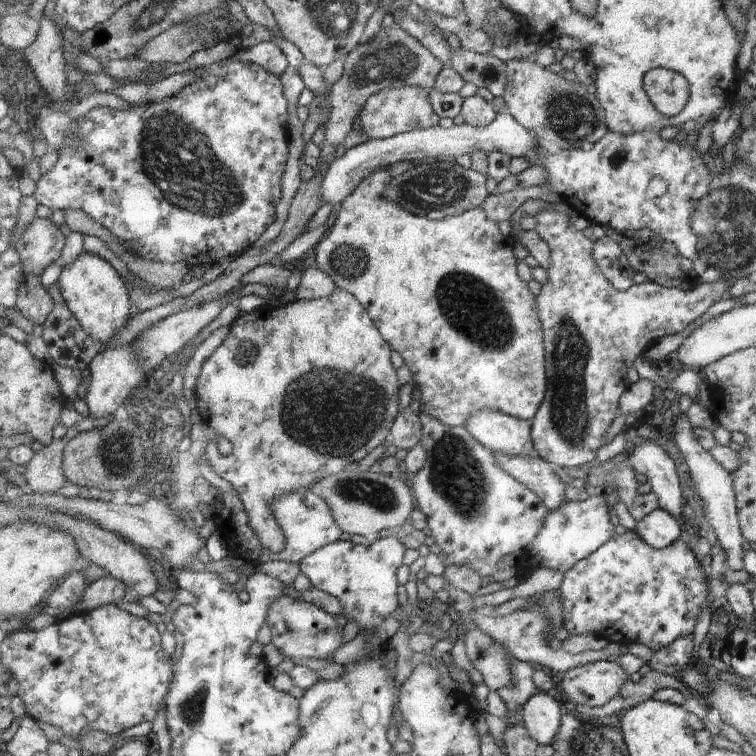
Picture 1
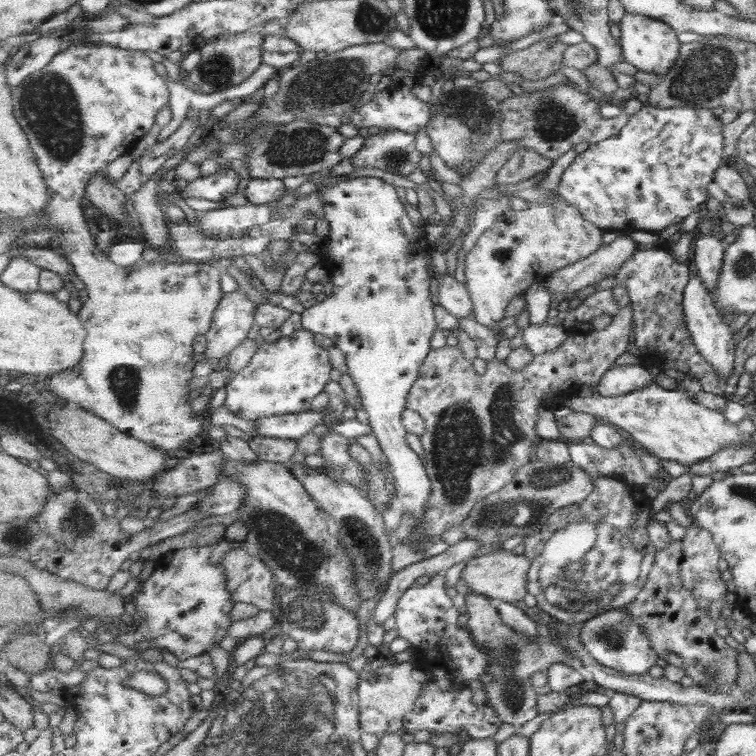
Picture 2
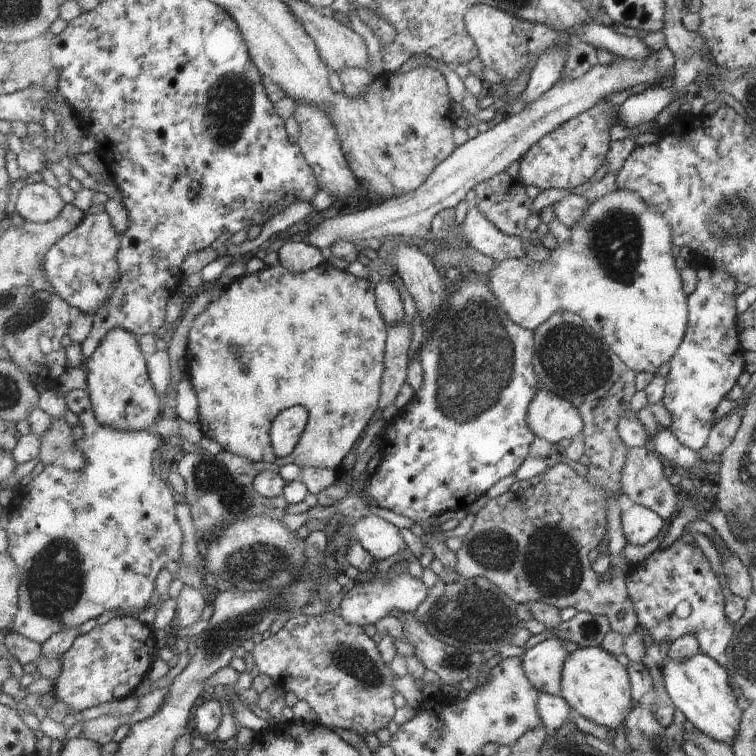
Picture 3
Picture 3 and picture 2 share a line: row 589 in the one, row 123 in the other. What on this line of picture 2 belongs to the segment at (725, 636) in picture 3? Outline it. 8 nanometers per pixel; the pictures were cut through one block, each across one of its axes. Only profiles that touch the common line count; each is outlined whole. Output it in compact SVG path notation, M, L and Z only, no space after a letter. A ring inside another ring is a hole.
M645 103L644 107L634 114L627 125L625 125L619 134L611 138L599 141L595 144L589 144L589 148L584 152L577 154L575 160L565 169L558 185L558 195L561 196L569 205L580 210L580 214L594 223L599 229L617 230L619 232L633 233L638 229L645 231L658 232L668 226L681 223L689 214L697 213L699 204L707 200L705 186L714 178L713 172L719 166L721 160L721 124L719 120L705 108L655 108L655 106Z

